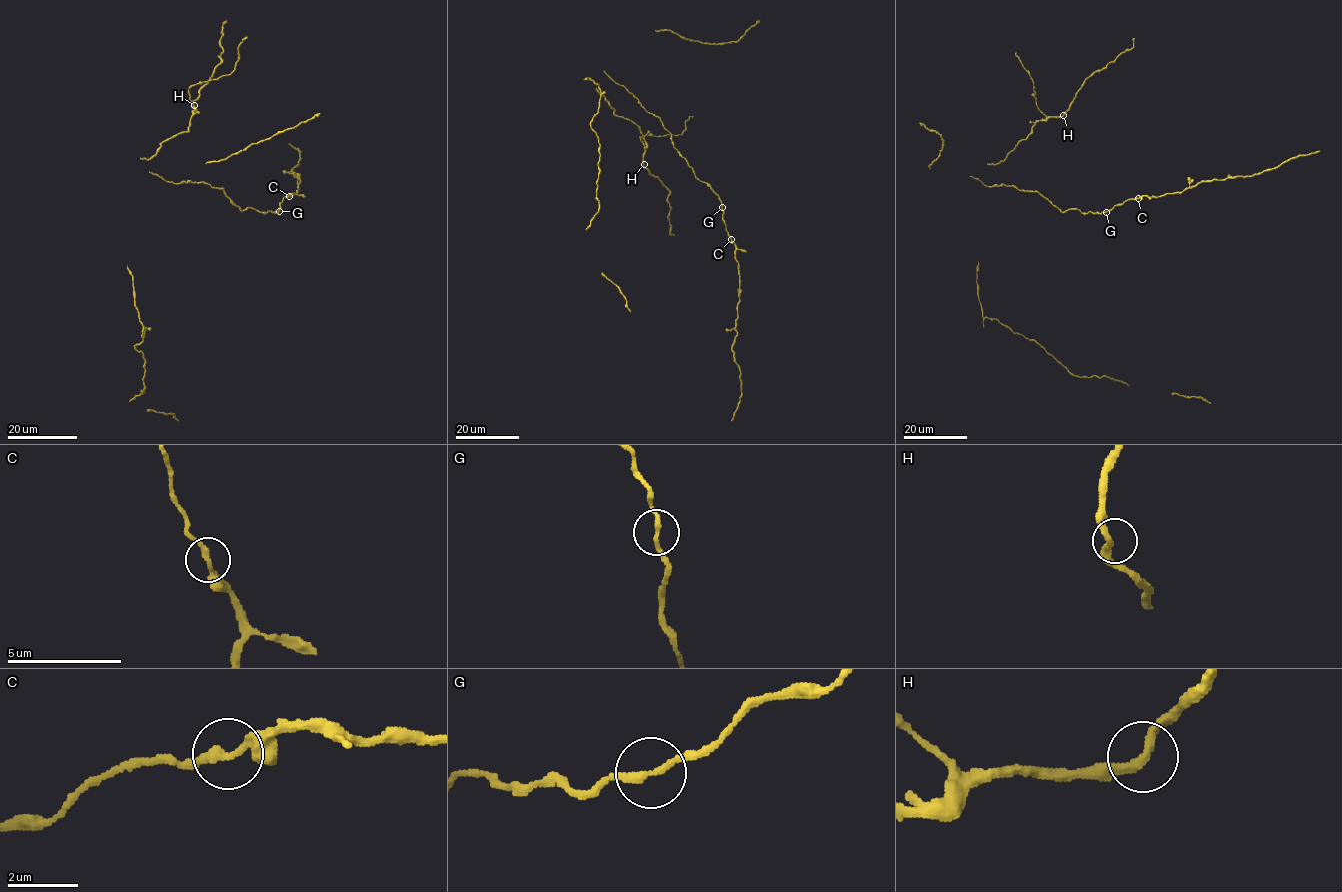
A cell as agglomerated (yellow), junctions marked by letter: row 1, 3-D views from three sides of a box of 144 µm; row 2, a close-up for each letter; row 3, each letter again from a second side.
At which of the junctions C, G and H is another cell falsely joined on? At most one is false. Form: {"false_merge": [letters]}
{"false_merge": []}

